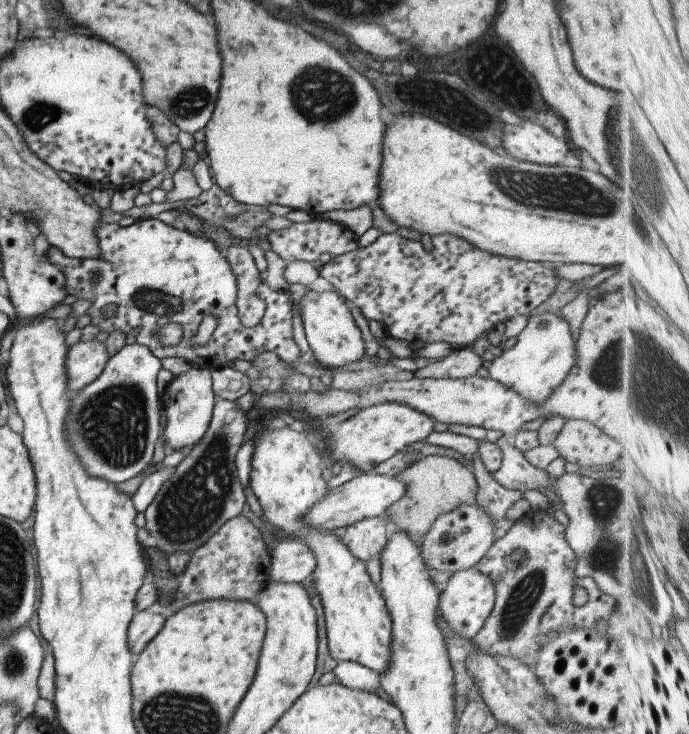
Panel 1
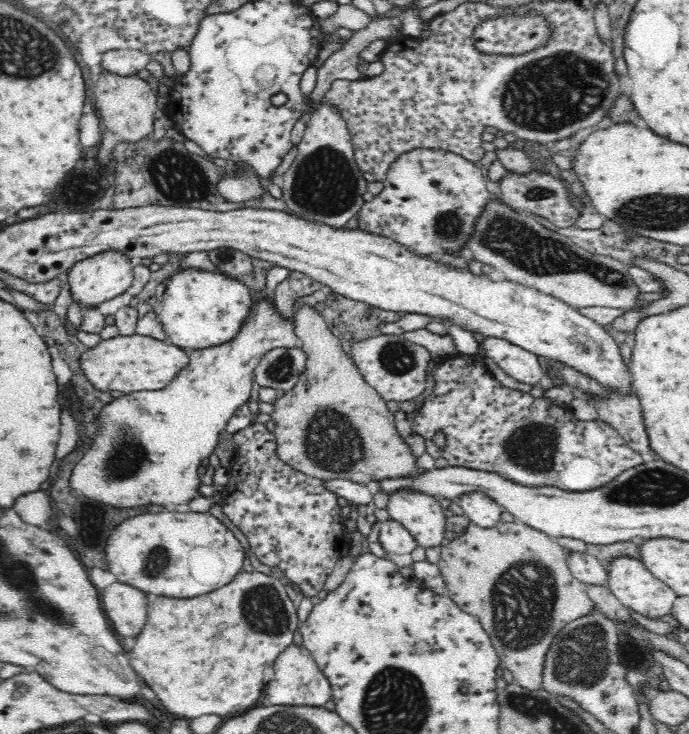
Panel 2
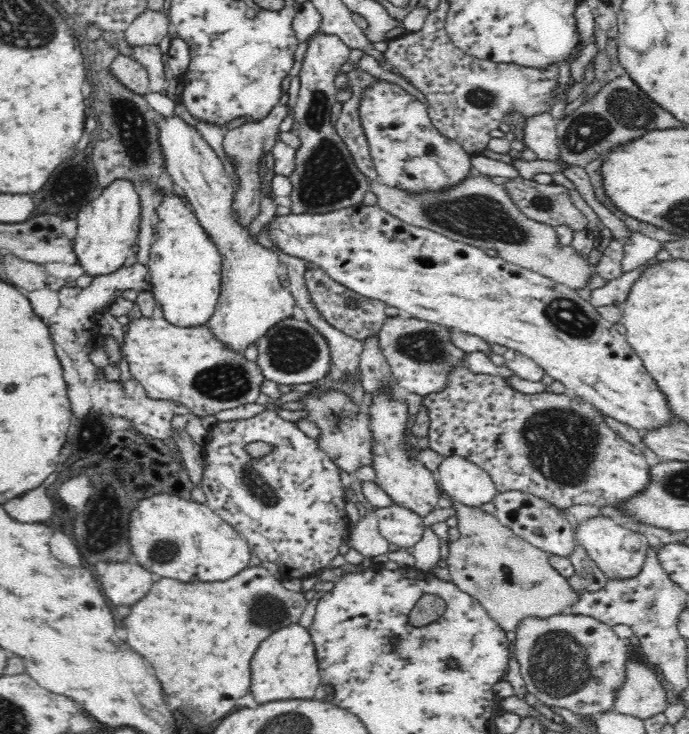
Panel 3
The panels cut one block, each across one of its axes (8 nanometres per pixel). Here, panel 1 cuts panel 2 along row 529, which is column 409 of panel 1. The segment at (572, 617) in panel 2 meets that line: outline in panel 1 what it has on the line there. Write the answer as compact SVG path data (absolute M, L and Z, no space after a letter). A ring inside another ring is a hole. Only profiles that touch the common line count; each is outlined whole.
M427 455L418 465L412 463L393 478L405 482L405 494L391 506L387 506L382 515L383 520L389 532L405 532L417 546L423 542L425 533L439 518L439 514L451 512L459 504L475 504L477 500L477 482L471 469L447 456Z

